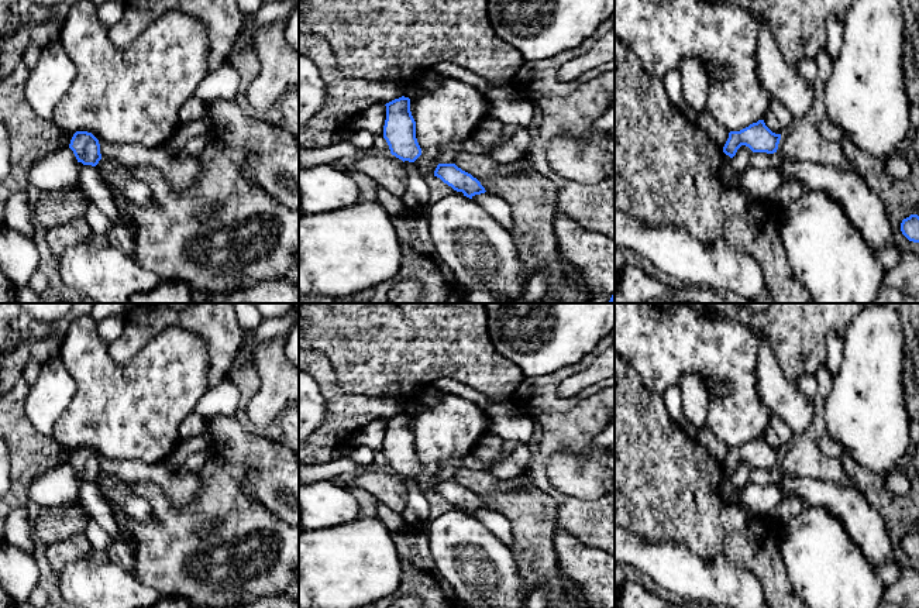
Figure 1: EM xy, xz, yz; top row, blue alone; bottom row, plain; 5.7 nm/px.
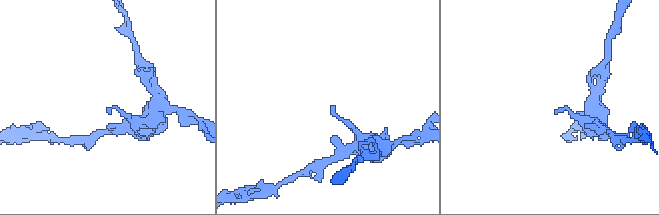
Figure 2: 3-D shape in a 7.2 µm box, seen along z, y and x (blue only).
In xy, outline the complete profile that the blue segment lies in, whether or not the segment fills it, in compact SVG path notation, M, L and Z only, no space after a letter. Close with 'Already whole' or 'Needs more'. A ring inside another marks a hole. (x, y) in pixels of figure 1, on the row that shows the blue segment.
M76 131L70 140L69 148L73 151L78 162L96 166L101 159L99 140L87 131Z. Already whole

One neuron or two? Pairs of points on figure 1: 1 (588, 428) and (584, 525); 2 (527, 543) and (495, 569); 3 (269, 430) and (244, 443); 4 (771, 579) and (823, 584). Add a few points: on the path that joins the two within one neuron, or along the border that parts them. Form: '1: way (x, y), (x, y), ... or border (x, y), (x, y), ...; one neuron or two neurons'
1: way (560, 438), (541, 456), (541, 480), (558, 497); one neuron
2: border (508, 546), (525, 586); two neurons
3: border (234, 415), (251, 432), (271, 438), (284, 446); two neurons
4: border (781, 548), (781, 560), (787, 579), (795, 593); two neurons

